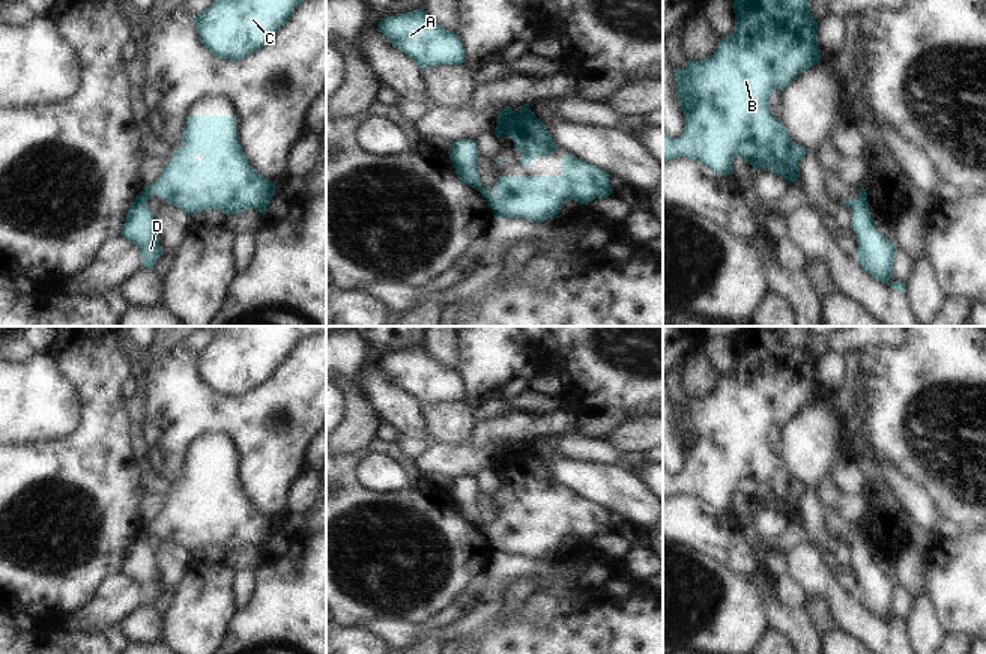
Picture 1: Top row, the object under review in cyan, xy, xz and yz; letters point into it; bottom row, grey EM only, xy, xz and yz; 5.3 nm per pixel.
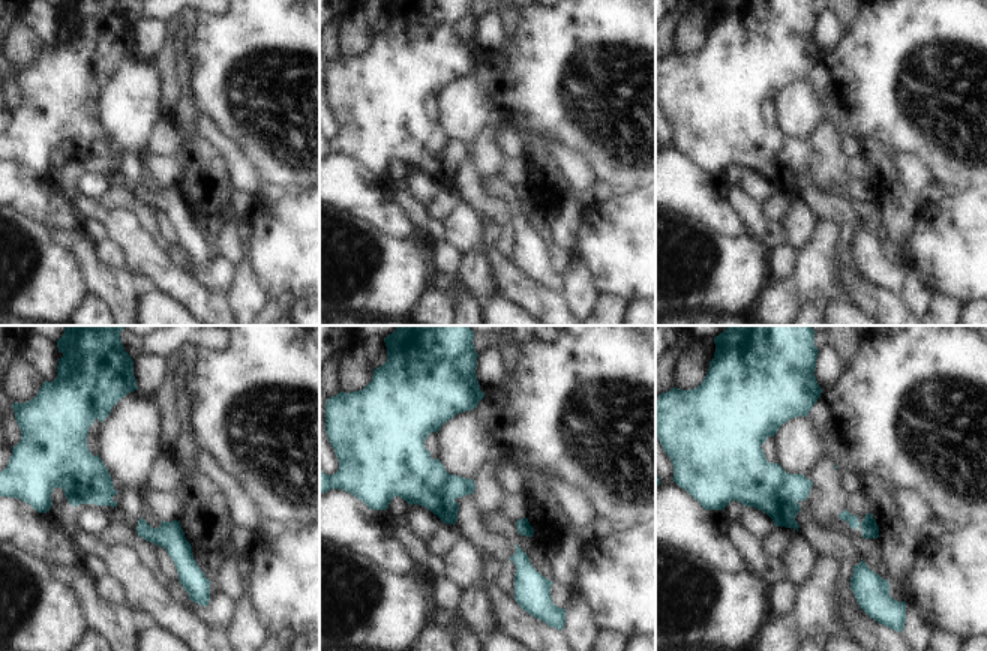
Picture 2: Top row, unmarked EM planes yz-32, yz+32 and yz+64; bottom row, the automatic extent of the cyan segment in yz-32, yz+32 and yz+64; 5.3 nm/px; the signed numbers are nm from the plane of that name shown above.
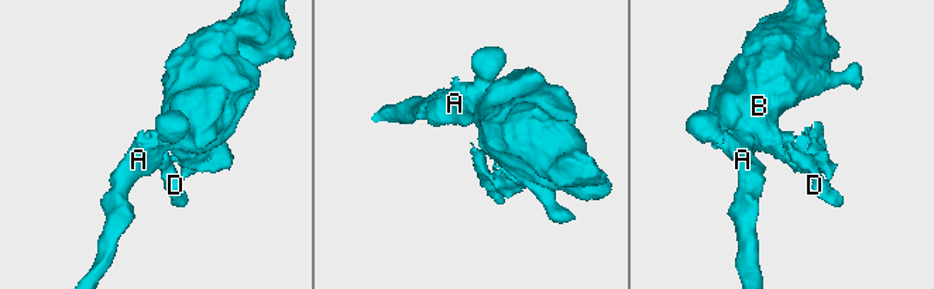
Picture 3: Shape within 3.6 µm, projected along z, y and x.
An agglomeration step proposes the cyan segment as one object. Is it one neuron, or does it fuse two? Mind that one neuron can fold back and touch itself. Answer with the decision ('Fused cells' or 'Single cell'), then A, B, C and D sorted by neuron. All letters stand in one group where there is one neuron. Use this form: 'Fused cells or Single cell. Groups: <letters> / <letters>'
Fused cells. Groups: A B C / D

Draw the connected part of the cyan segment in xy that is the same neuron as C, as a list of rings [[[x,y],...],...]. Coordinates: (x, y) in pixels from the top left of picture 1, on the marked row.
[[[215,0],[194,15],[200,42],[215,56],[237,62],[260,50],[304,0]]]

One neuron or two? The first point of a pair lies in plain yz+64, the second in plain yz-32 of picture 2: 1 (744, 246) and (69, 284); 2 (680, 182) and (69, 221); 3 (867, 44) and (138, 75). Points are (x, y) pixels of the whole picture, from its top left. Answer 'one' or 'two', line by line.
1: one
2: one
3: two

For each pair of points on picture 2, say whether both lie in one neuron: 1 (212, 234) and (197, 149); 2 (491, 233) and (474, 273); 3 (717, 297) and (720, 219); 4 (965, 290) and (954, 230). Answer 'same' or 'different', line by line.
1: same
2: same
3: different
4: same

